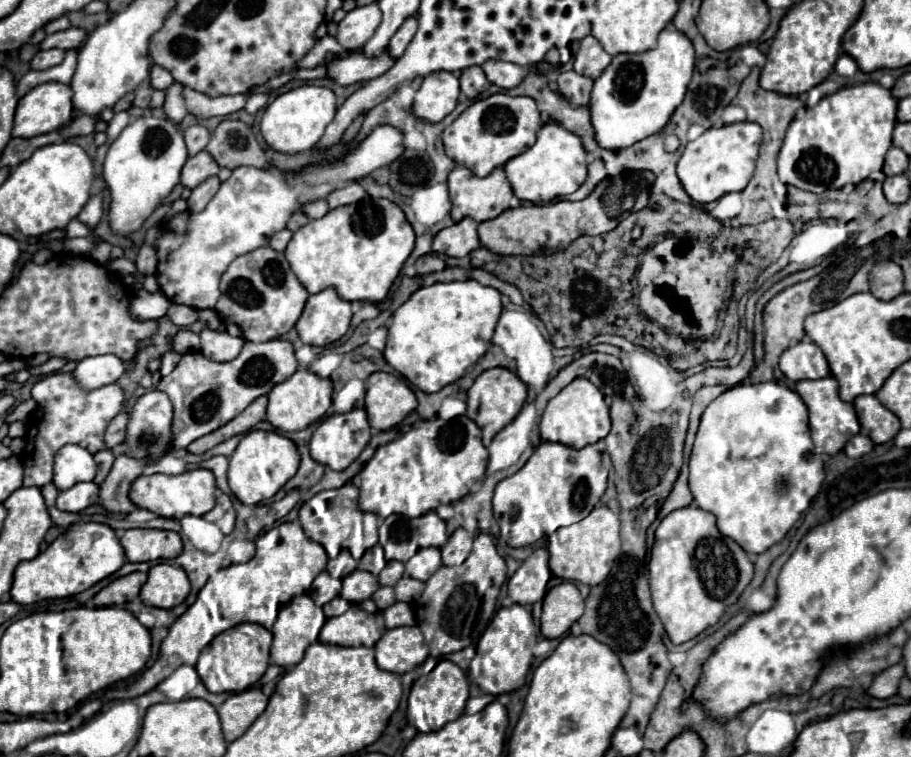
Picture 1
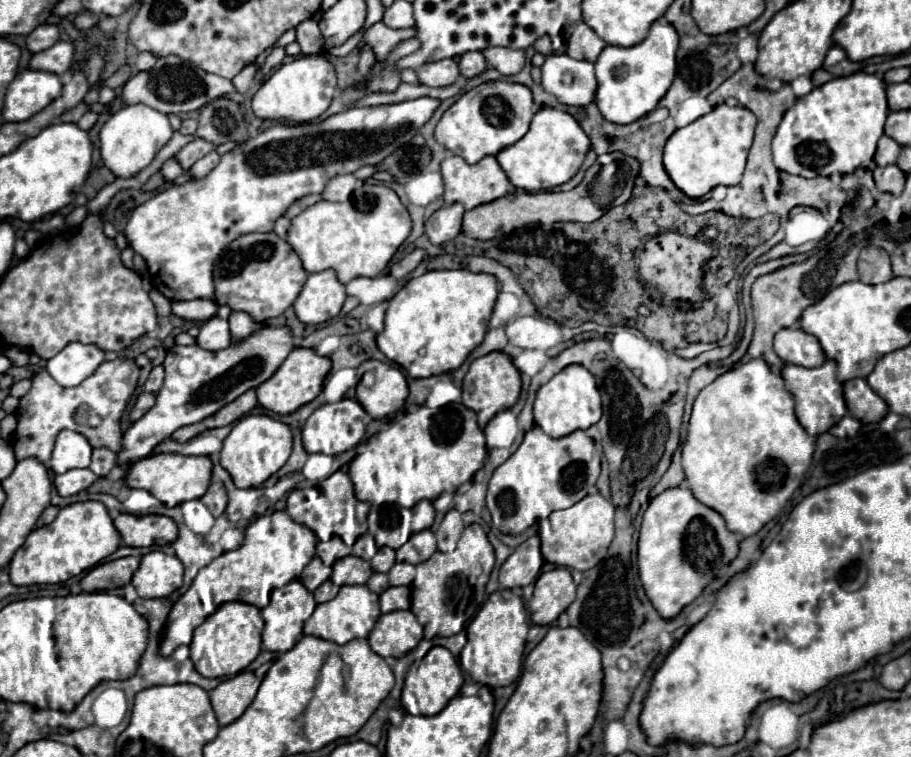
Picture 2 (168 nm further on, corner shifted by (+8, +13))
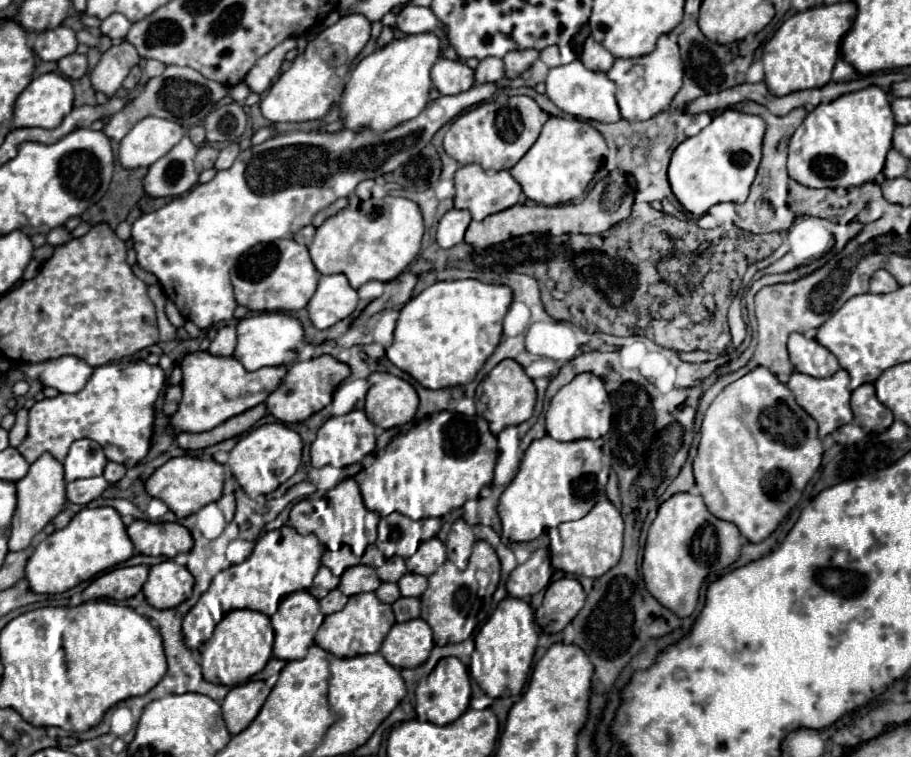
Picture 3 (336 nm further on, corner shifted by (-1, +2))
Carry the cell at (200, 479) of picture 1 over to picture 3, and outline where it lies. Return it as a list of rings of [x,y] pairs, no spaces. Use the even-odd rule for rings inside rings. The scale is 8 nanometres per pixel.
[[[173,457],[165,465],[161,465],[145,483],[145,489],[151,497],[161,499],[167,503],[167,507],[179,517],[187,517],[197,513],[205,503],[213,503],[221,497],[223,491],[223,479],[225,479],[225,467],[219,465],[213,459],[197,459],[197,457]]]

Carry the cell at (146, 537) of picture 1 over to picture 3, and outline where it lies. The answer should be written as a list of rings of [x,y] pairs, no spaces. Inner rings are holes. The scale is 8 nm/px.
[[[133,521],[129,527],[127,527],[127,533],[135,545],[135,549],[141,553],[141,555],[153,555],[153,557],[169,557],[173,559],[177,553],[187,553],[191,547],[193,547],[193,539],[191,539],[191,533],[179,525],[179,523],[149,523],[149,521]]]

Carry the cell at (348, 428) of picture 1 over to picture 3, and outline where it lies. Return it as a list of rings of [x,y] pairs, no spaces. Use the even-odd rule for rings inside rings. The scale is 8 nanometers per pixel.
[[[351,411],[341,417],[331,417],[323,423],[323,427],[317,431],[317,439],[311,443],[311,463],[313,467],[347,467],[373,453],[375,448],[375,425],[367,419],[365,411]]]

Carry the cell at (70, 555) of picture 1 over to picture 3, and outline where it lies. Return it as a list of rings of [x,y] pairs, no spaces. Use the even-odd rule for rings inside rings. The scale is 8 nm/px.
[[[113,507],[81,509],[65,529],[59,529],[37,543],[25,567],[25,579],[33,593],[63,593],[75,585],[105,573],[133,555],[133,543],[125,531],[121,515]]]

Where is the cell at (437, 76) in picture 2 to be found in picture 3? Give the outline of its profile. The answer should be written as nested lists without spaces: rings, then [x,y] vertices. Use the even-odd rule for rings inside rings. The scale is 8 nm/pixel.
[[[439,59],[431,69],[431,81],[441,95],[457,95],[473,87],[473,69],[463,61]]]

